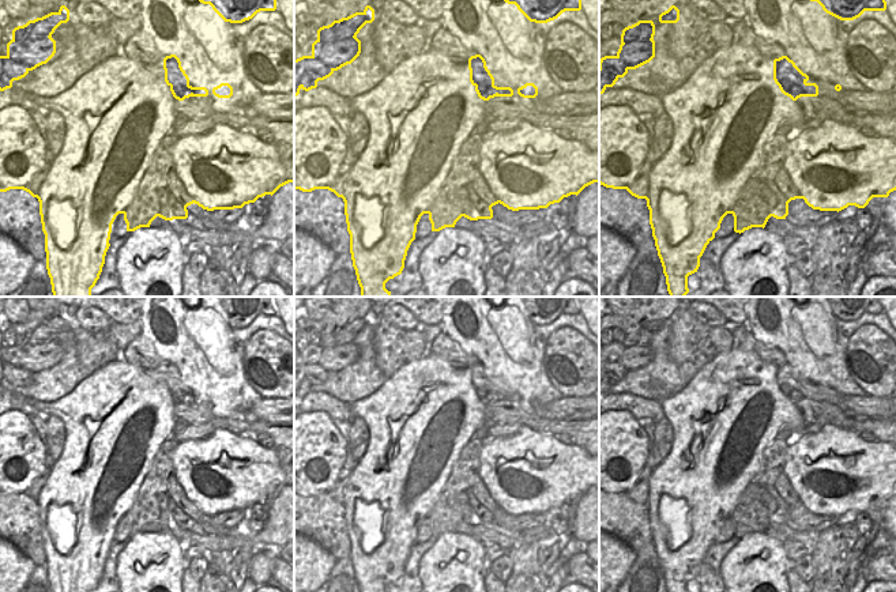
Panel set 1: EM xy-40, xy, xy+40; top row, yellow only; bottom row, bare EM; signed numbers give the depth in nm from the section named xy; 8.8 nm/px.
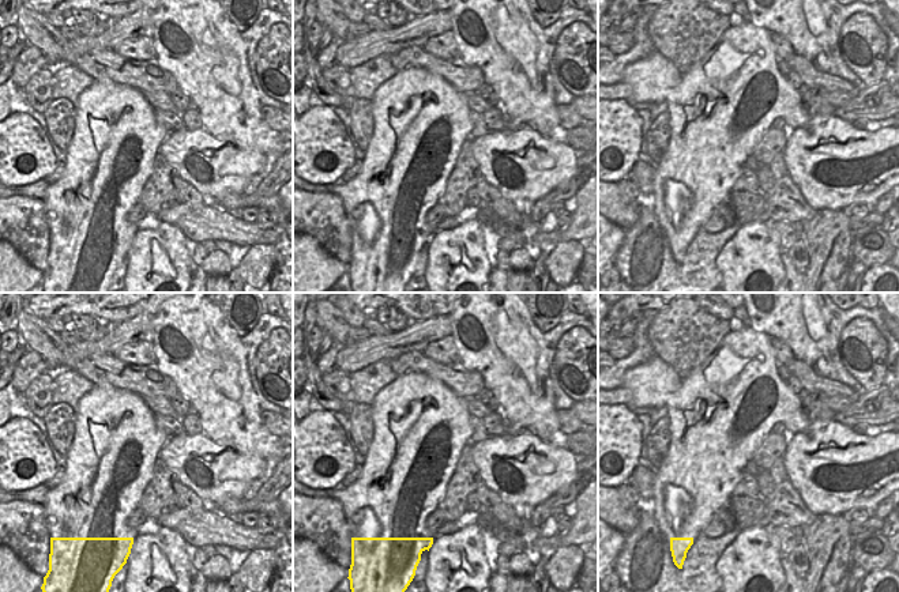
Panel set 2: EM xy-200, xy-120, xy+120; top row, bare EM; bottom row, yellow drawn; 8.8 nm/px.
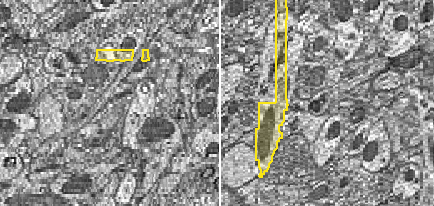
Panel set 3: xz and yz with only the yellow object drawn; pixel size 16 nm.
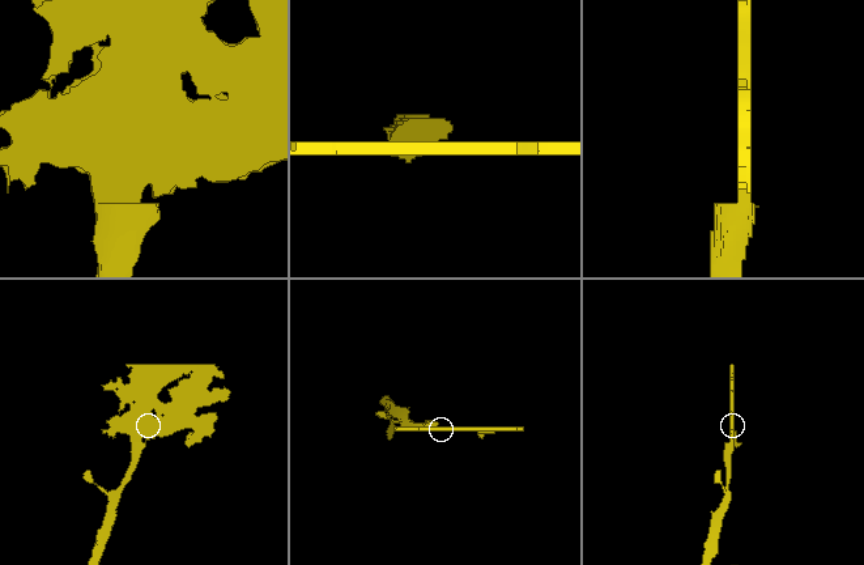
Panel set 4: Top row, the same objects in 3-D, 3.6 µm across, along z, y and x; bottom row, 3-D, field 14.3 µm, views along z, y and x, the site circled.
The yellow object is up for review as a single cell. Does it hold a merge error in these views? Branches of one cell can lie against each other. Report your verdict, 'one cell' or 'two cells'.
two cells

